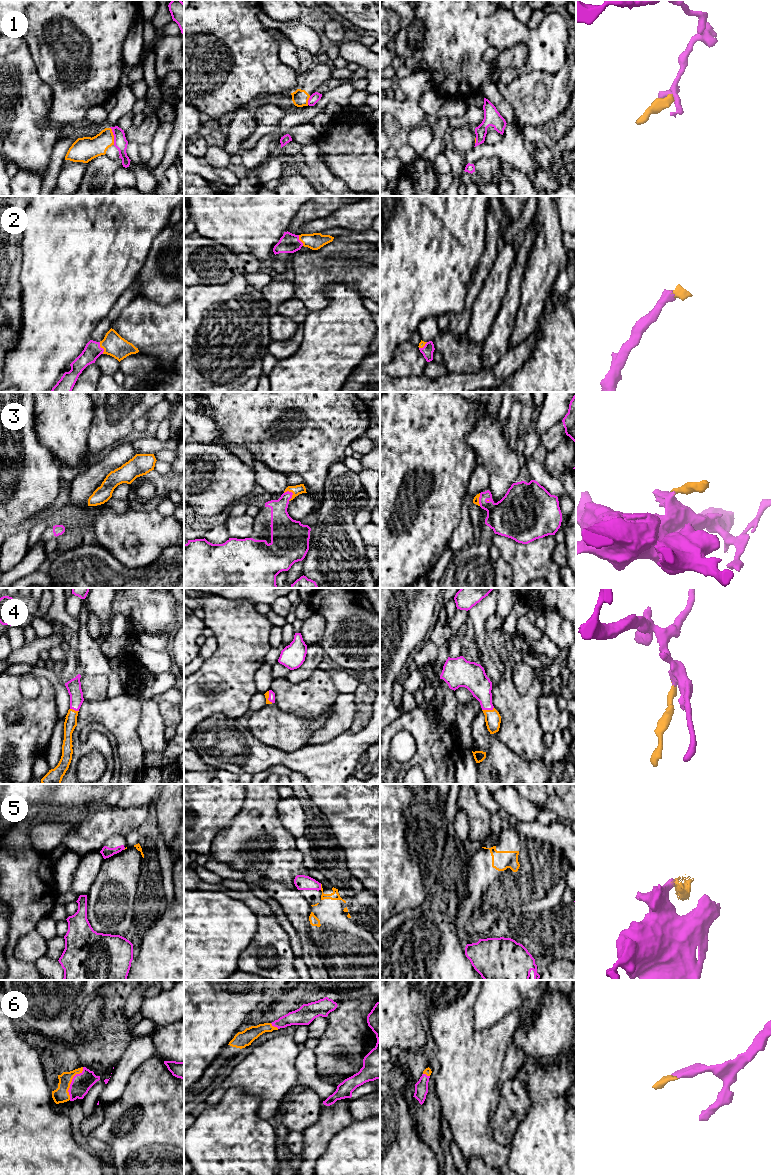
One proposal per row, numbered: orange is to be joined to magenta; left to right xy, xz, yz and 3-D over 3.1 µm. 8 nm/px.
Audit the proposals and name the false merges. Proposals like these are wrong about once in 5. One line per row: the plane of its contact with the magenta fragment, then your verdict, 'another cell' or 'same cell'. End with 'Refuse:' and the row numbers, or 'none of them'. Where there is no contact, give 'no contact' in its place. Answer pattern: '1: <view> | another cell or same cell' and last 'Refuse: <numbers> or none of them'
1: xy | another cell
2: xy | same cell
3: xz | same cell
4: yz | same cell
5: xz | another cell
6: xy | same cell
Refuse: 1, 5

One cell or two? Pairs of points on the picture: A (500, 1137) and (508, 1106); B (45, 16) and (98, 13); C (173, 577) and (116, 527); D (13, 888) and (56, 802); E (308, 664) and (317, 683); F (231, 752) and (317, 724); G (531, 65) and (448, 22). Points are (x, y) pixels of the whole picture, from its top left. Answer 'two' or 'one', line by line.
A: one
B: one
C: two
D: one
E: two
F: two
G: one

